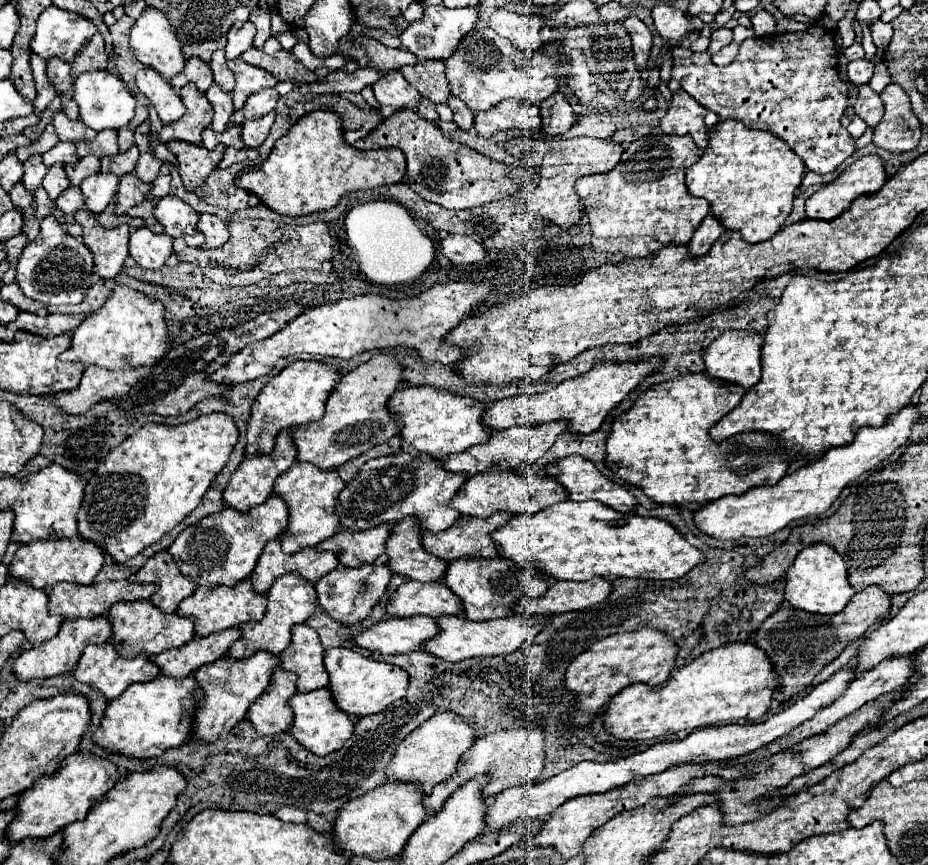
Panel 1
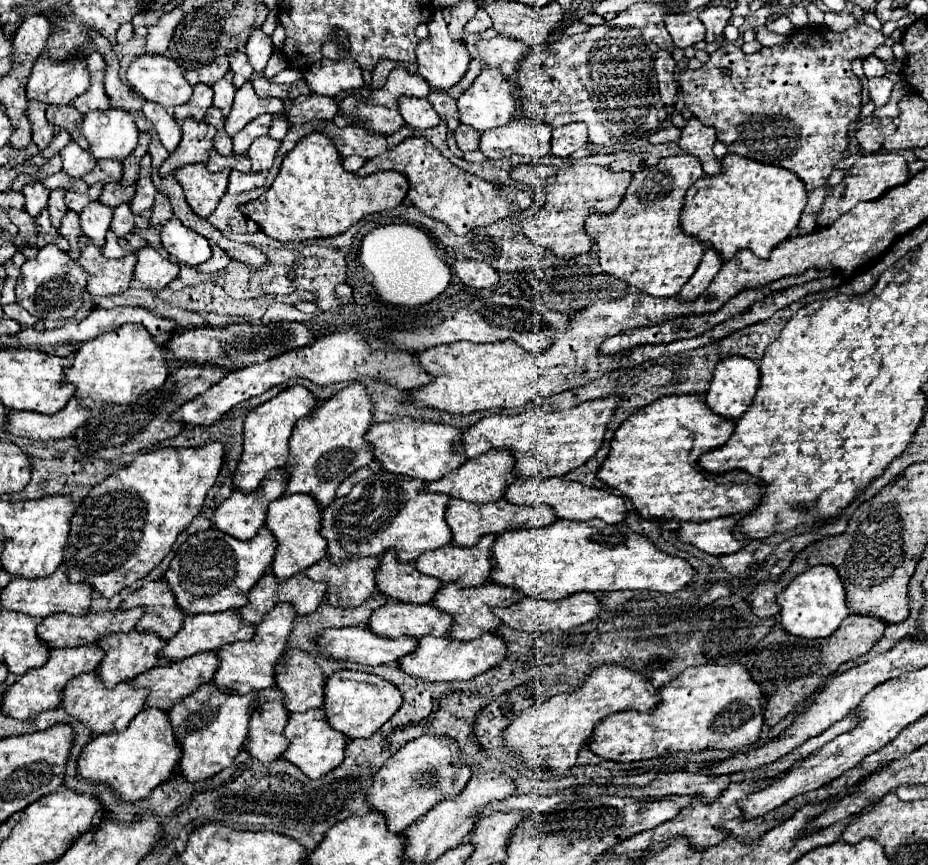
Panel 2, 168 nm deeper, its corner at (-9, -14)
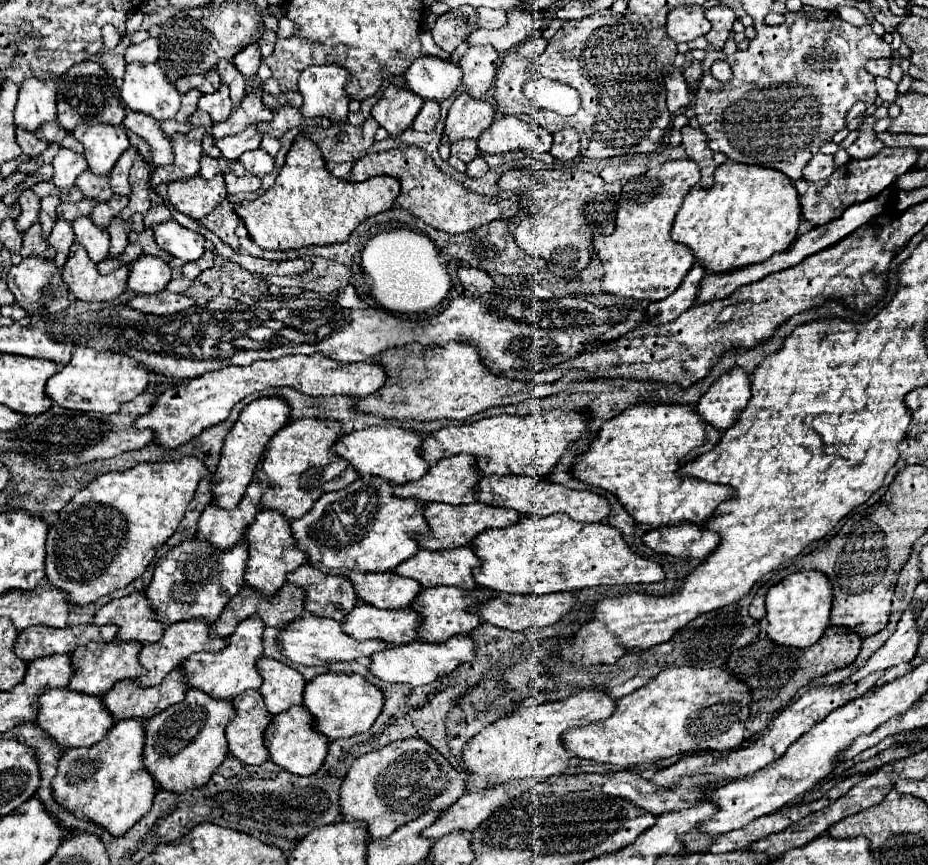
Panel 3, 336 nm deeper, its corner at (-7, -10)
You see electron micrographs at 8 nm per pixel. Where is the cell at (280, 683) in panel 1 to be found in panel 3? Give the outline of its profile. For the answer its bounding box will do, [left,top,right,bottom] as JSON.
[226,690,270,764]

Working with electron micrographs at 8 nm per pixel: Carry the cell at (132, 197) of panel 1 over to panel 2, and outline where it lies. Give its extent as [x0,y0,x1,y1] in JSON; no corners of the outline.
[112,204,136,238]

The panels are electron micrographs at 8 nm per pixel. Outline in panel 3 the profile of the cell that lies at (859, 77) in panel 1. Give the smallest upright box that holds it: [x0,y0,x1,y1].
[876,78,898,102]

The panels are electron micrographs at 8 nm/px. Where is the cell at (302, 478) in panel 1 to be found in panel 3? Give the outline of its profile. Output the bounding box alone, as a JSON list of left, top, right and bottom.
[242,510,306,598]

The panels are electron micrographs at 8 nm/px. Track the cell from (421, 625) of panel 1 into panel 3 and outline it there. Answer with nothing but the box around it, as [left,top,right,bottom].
[278,616,386,666]

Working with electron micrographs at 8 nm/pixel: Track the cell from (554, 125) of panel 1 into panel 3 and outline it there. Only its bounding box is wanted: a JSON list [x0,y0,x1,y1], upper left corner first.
[550,128,580,162]

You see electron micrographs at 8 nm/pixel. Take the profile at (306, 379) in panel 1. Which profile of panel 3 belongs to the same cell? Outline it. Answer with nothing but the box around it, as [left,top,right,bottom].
[212,398,290,510]

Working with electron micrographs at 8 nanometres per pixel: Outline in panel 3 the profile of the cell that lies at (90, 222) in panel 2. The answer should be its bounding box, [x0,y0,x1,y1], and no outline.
[72,218,110,262]

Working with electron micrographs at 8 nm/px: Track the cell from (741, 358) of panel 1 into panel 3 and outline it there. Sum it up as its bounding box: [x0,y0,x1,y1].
[696,368,750,430]

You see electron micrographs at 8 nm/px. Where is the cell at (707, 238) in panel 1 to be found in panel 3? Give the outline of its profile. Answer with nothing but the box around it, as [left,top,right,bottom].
[646,264,706,324]

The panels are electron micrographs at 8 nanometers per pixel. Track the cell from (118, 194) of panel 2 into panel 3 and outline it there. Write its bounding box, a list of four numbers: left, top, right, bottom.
[92,196,128,228]

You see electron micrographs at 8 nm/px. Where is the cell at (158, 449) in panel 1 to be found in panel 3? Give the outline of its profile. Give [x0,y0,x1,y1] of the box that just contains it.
[46,456,206,606]

